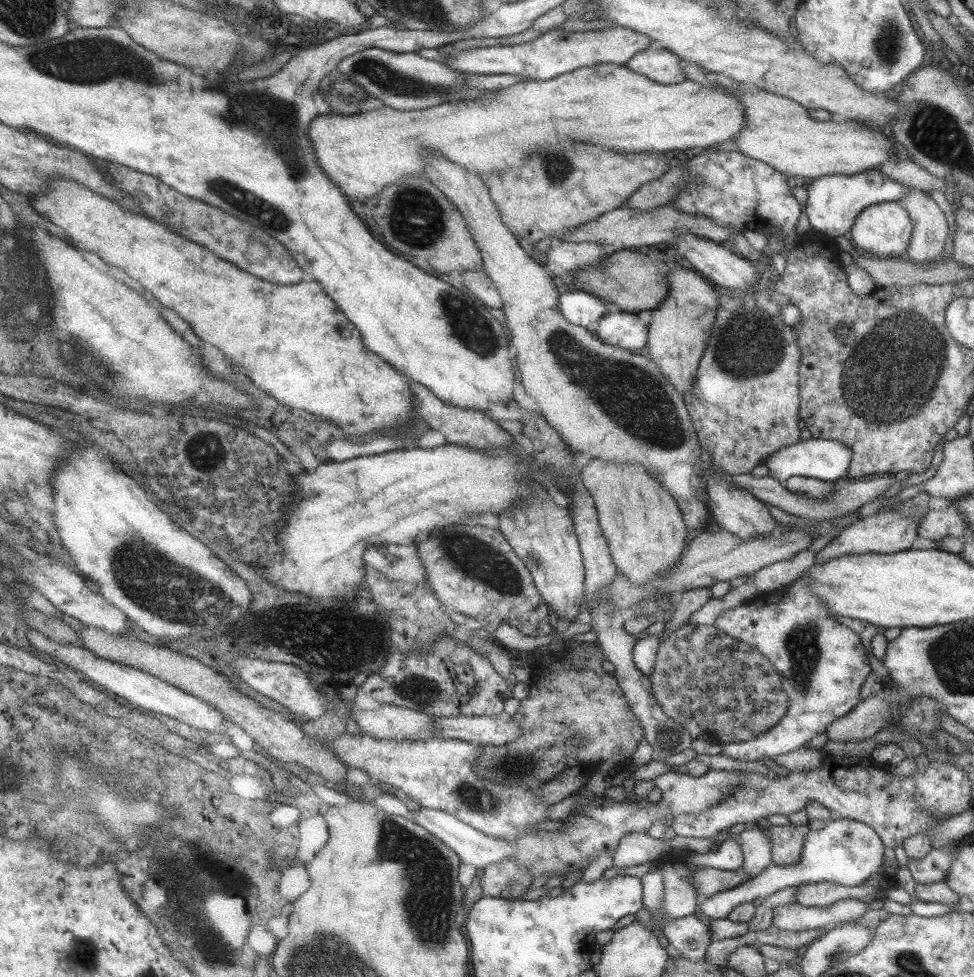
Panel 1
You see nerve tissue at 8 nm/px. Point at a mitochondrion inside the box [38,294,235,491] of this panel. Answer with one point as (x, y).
(82, 347)

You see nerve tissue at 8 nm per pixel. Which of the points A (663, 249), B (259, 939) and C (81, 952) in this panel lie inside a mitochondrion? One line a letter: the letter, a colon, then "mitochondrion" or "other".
A: other
B: other
C: mitochondrion

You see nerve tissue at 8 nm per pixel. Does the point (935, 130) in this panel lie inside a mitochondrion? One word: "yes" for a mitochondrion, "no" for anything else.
yes

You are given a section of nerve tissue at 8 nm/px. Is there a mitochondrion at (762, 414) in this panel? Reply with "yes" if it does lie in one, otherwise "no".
no

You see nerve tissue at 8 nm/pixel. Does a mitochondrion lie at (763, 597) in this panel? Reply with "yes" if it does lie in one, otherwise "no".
no

